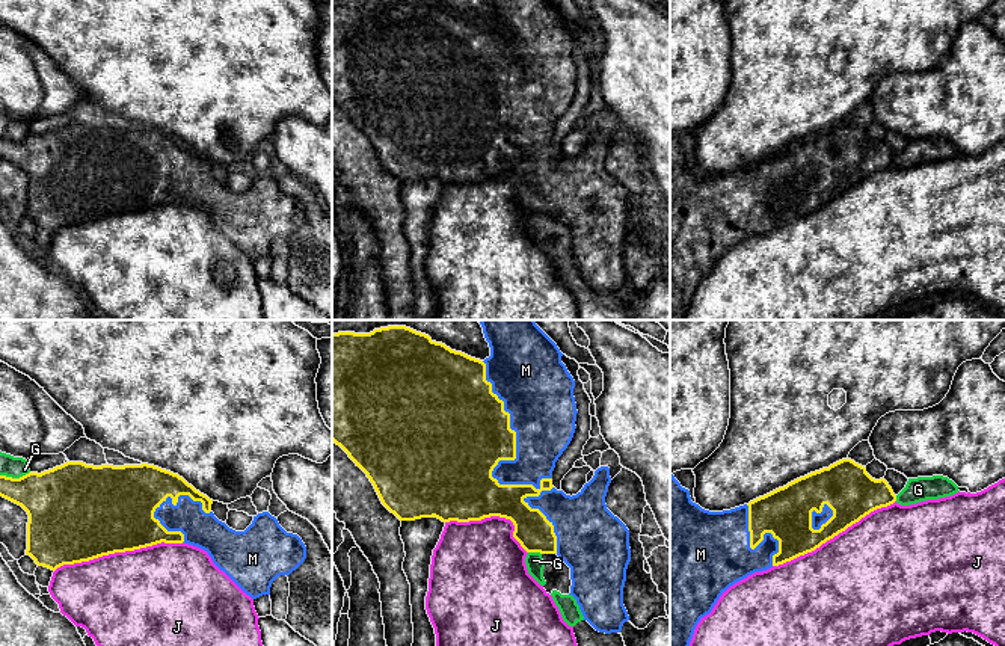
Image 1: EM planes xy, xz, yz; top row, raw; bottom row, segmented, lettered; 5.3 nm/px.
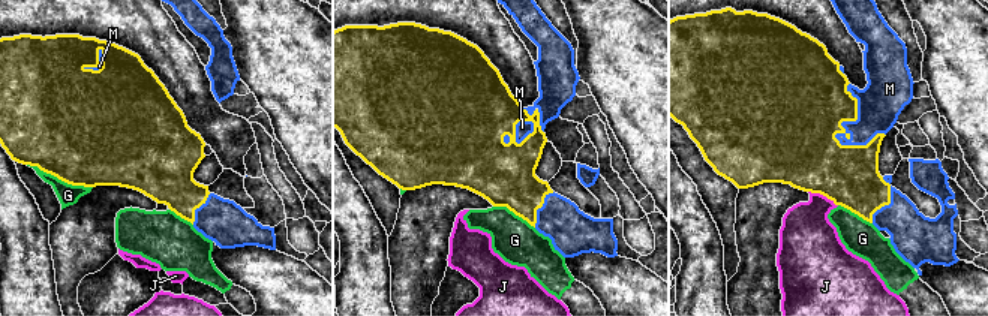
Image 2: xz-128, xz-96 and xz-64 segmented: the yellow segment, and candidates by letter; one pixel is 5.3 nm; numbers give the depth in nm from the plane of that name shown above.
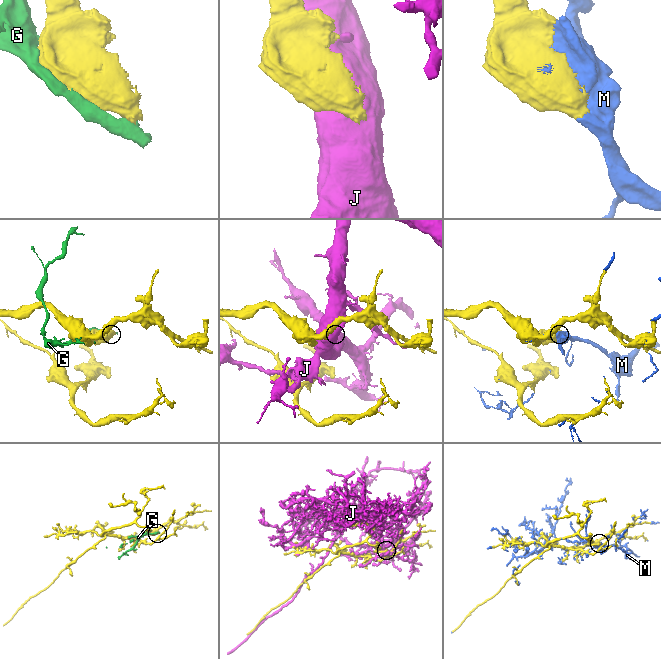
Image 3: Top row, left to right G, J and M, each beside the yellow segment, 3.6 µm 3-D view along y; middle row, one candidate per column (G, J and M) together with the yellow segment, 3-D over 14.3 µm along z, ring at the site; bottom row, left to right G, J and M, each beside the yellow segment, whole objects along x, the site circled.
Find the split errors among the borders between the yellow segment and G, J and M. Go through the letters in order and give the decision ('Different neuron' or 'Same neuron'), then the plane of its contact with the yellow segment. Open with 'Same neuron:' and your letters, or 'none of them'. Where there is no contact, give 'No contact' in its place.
Same neuron: M
G: Different neuron. Touches yellow in xz
J: Different neuron. Touches yellow in xy
M: Same neuron. Touches yellow in xz

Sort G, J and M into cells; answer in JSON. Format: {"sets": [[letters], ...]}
{"sets": [["G"], ["J"], ["M"]]}

